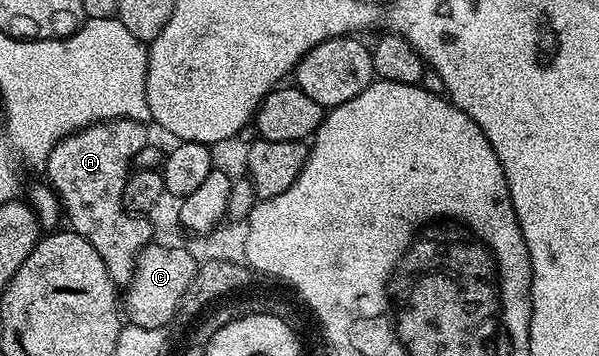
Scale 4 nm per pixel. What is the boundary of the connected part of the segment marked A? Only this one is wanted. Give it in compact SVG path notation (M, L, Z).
M127 117L100 121L63 137L44 162L50 176L48 184L62 202L69 228L96 247L96 255L104 259L104 267L108 267L108 275L118 287L129 285L142 248L155 240L151 218L128 213L122 202L124 183L132 172L136 151L148 143L146 128L143 122Z

